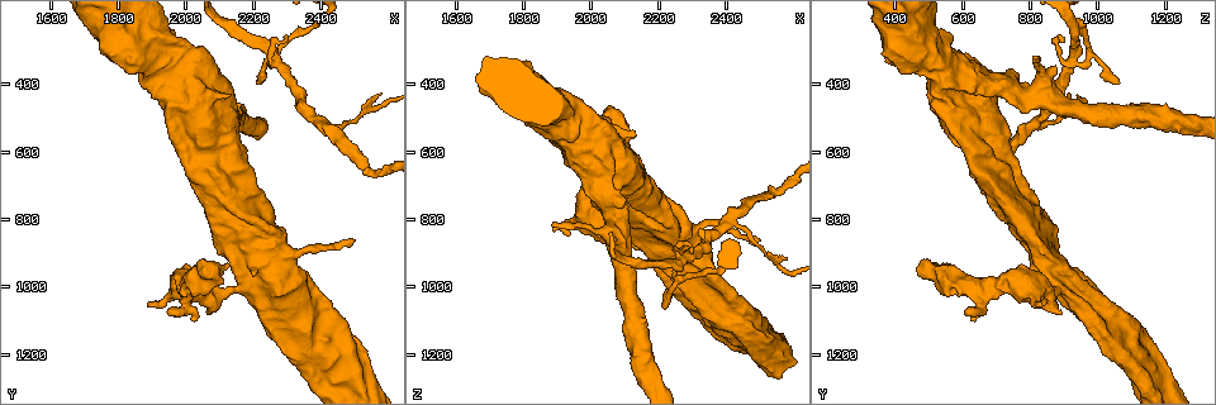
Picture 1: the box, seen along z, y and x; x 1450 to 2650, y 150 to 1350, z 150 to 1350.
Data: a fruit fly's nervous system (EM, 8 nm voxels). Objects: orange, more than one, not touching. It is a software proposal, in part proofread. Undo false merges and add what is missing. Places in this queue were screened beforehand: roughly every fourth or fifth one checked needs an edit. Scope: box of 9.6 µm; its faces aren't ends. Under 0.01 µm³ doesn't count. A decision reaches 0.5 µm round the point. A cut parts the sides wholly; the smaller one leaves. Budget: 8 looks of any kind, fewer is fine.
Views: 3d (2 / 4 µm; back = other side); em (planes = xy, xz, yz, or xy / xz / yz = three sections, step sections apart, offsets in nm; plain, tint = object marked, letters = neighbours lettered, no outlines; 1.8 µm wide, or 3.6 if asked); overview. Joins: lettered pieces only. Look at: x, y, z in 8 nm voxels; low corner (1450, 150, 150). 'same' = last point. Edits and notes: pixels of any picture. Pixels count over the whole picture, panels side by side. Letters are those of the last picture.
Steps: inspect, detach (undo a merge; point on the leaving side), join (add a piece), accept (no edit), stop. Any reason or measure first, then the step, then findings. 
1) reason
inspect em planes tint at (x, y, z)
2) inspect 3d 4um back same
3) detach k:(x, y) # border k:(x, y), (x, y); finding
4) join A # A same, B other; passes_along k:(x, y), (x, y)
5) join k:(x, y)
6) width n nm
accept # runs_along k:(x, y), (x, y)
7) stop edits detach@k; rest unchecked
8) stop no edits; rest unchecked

closes a loop
inspect 3d 4um at (1790, 240, 420)

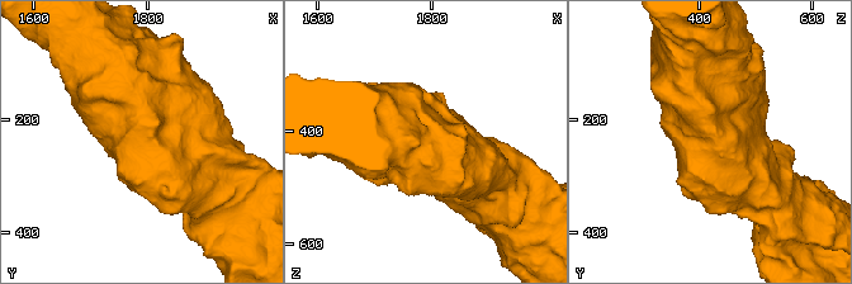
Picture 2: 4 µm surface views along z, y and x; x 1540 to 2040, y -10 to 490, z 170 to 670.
inspect em 3.6um xz step 16 letters at (1785, 240, 420)

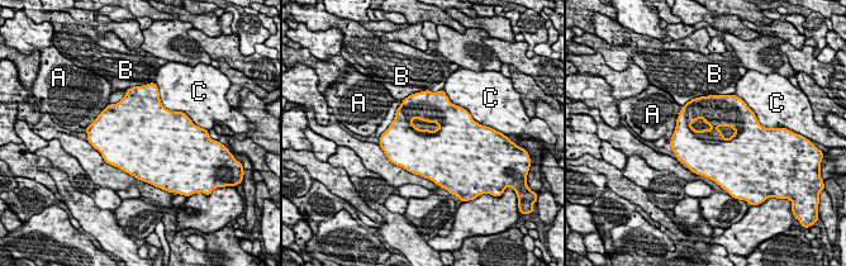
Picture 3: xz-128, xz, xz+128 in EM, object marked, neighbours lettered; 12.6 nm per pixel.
another direction
inspect em 3.6um planes letters same

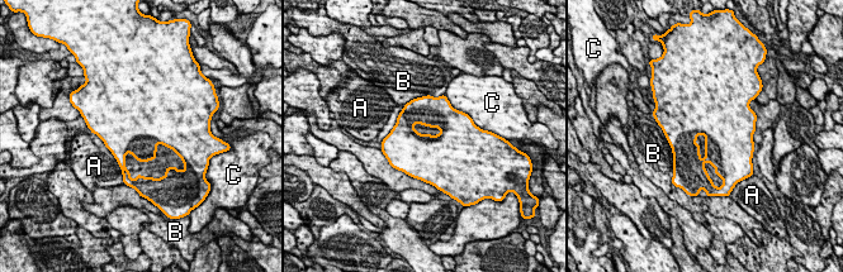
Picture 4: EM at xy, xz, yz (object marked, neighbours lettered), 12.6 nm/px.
accept # A other, B other, C other; border 4:(105, 146), (115, 160), (123, 177); continuous, no second neuron

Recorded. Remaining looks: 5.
touches itself
inspect em planes tint at (2030, 490, 590)

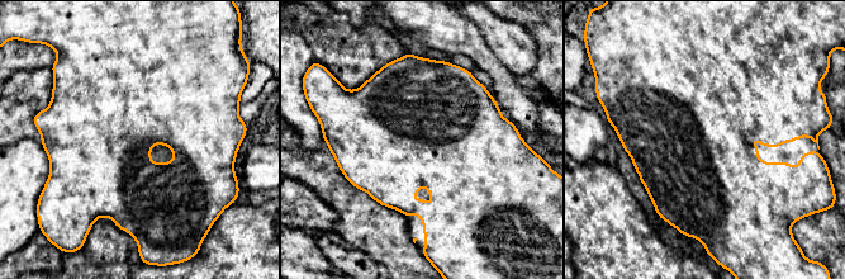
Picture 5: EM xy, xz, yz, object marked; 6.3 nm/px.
inspect em planes letters same

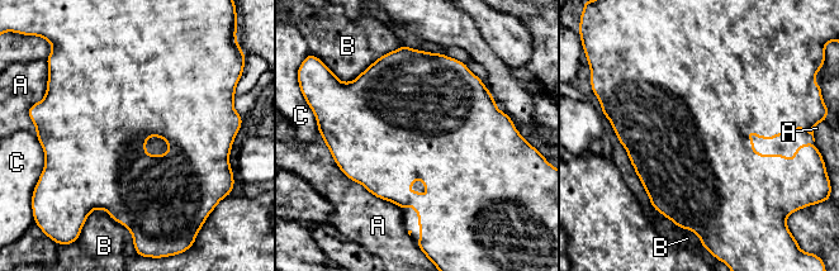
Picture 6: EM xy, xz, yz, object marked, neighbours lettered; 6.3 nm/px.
width 500 nm
accept # A other, B other, C other; border 6:(619, 141), (650, 204), (659, 212); all the same neuron

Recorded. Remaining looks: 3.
thin neck
inspect 3d 4um at (2210, 960, 880)

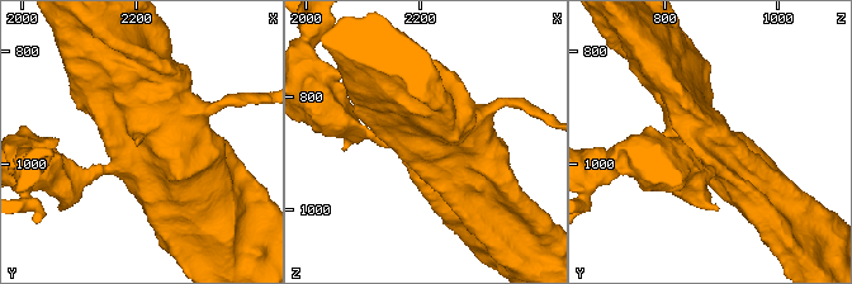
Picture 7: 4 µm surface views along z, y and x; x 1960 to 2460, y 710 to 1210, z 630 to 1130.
inspect em 3.6um planes letters at (2210, 955, 890)

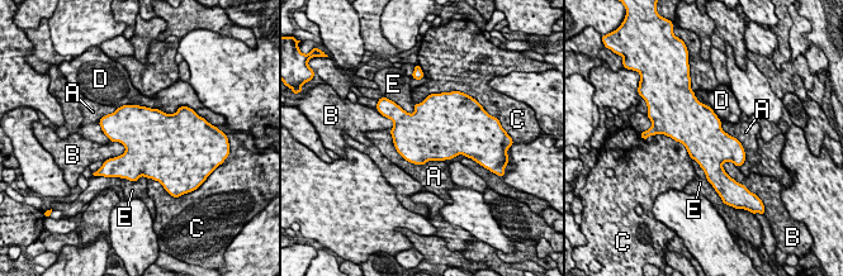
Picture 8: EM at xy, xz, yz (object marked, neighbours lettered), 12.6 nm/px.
accept # A other, B other, C other, D other, E other; border 8:(126, 147), (122, 153), (103, 161); continuous, no second neuron

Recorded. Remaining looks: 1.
four or more arms meet
inspect em planes letters at (2260, 310, 930)

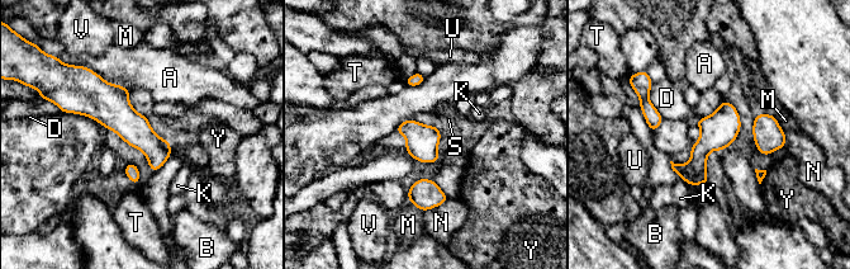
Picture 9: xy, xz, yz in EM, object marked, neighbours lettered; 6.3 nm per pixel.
detach 9:(680, 169) # A other, B other, D other, K other, M other, N other, S other, T other, U other, V other, Y other; border 9:(706, 169), (691, 178), (685, 177); a second neuron is stuck on

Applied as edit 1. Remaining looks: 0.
stop edits detach@9; rest unchecked

